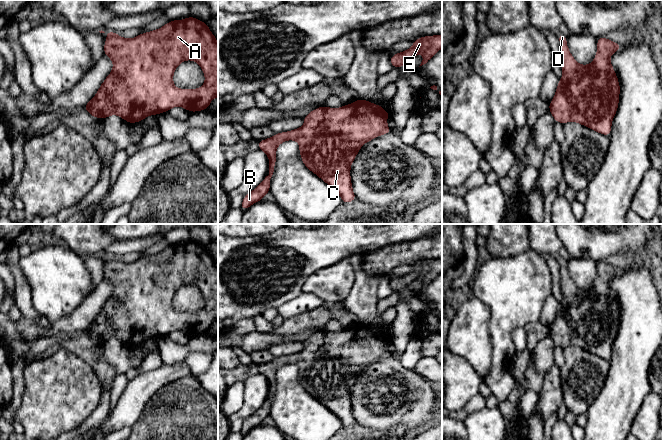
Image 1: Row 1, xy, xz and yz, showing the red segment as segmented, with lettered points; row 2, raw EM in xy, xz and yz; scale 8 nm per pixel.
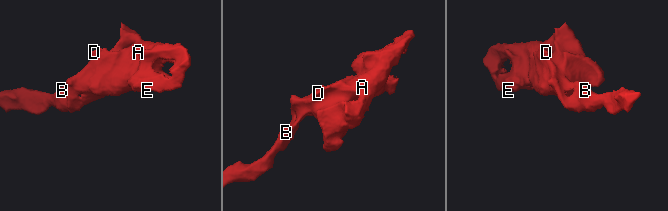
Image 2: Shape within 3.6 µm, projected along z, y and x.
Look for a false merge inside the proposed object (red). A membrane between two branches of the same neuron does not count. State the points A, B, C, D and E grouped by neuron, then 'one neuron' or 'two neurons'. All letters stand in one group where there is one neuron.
groups A B C D E; one neuron

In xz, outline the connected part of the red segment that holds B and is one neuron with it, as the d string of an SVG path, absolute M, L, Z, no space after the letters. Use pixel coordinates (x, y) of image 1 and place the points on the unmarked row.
M359 322L354 327L343 329L341 332L320 330L303 342L304 349L302 351L276 357L268 363L258 365L259 374L264 375L269 383L269 399L243 422L240 433L242 435L248 433L270 416L270 403L276 389L276 373L281 367L288 364L299 367L299 377L303 388L333 412L340 419L343 427L356 424L350 400L351 388L364 367L392 356L391 352L387 350L389 339L391 337L385 335L381 329L375 329L371 325Z

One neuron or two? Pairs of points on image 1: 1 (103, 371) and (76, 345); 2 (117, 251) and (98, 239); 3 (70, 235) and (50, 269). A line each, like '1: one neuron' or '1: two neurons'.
1: one neuron
2: two neurons
3: two neurons

